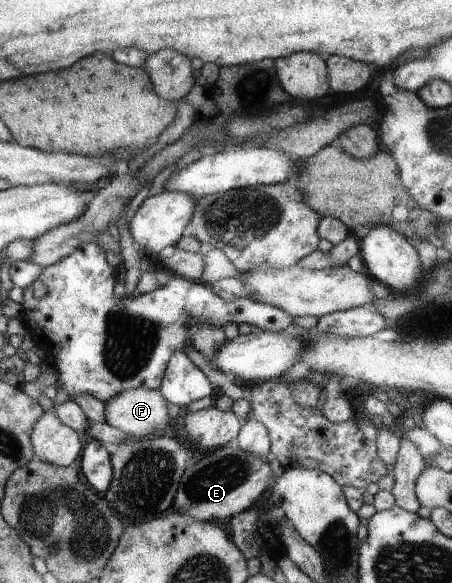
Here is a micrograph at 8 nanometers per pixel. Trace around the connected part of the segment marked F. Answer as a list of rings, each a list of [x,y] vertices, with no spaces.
[[[130,389],[106,403],[107,423],[124,431],[129,438],[142,441],[169,423],[167,401],[159,390]]]

